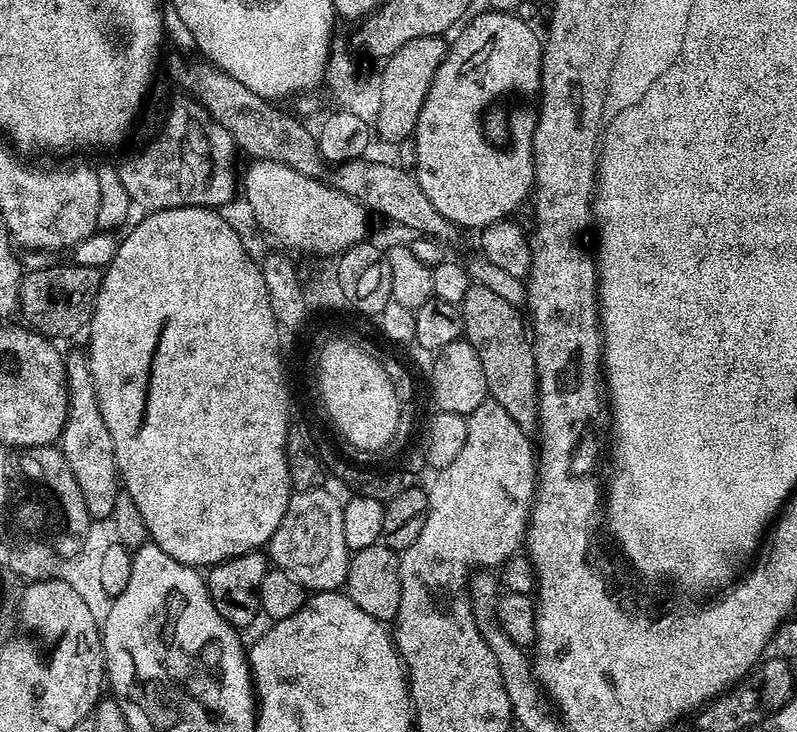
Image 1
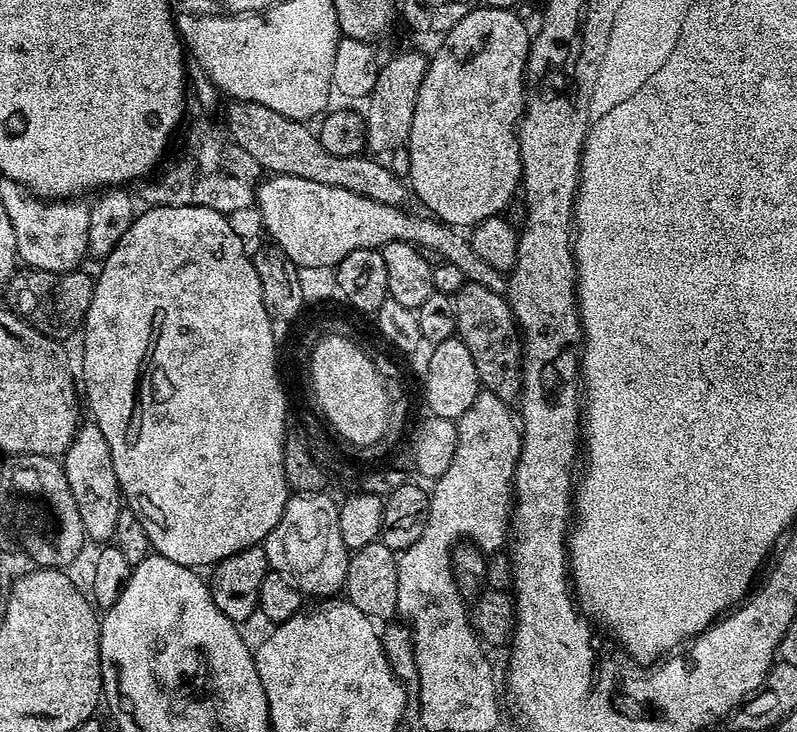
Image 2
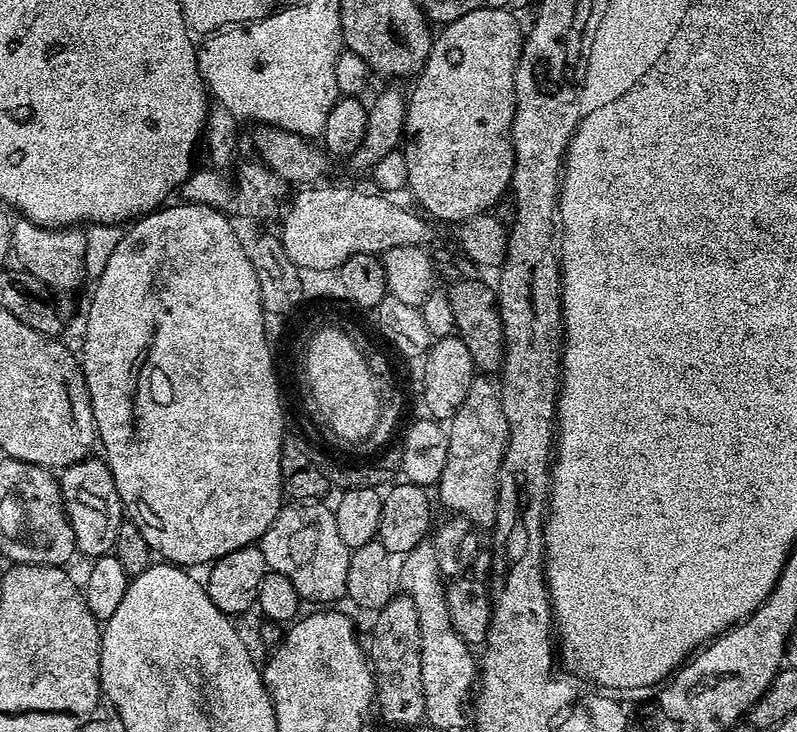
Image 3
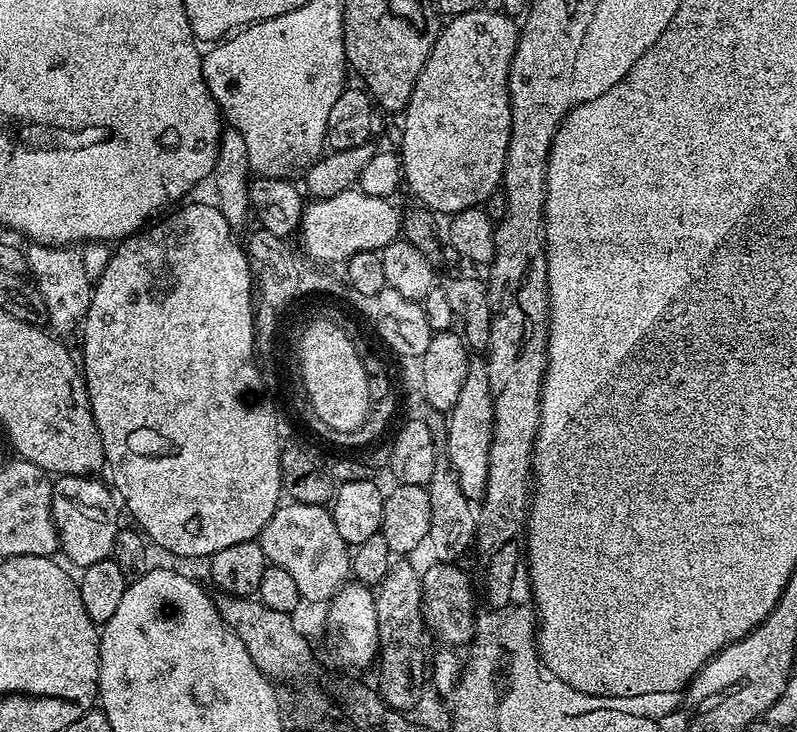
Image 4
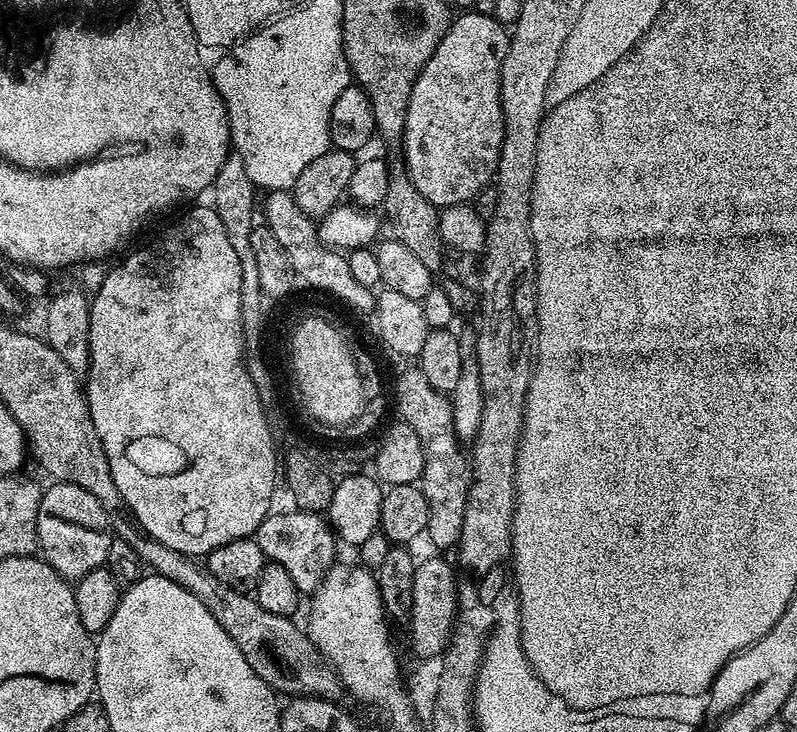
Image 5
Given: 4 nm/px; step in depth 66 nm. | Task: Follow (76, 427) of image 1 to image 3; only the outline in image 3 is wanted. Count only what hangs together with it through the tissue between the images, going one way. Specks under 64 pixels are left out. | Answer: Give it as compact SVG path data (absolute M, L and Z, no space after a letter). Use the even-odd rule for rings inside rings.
M85 458L59 473L60 493L70 526L74 530L77 549L88 558L107 556L115 549L118 526L125 515L124 505L114 486L107 463L103 459Z

